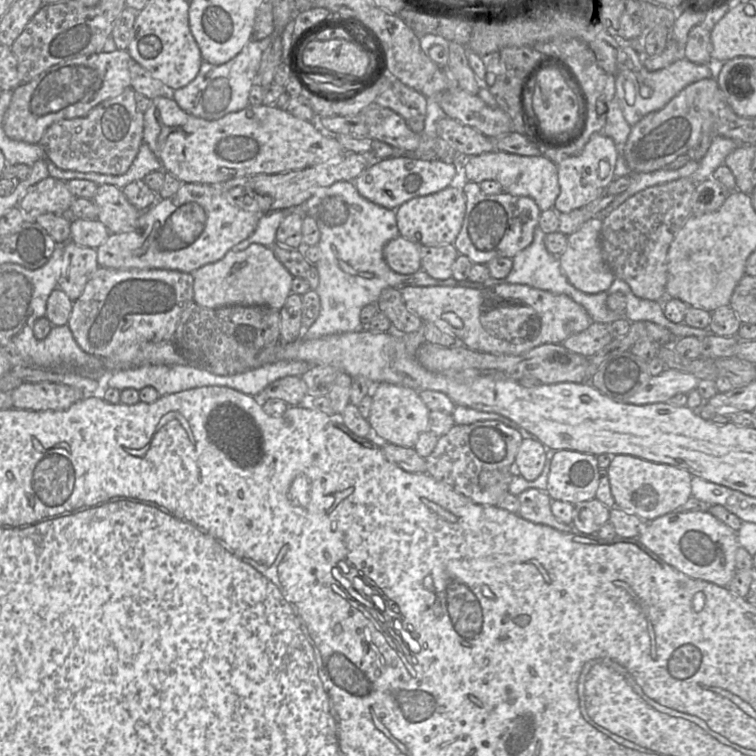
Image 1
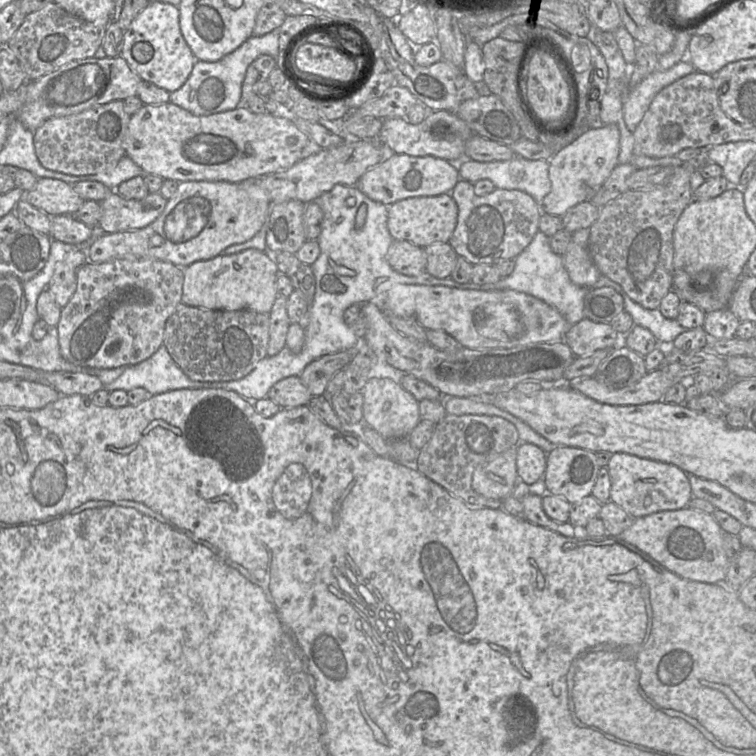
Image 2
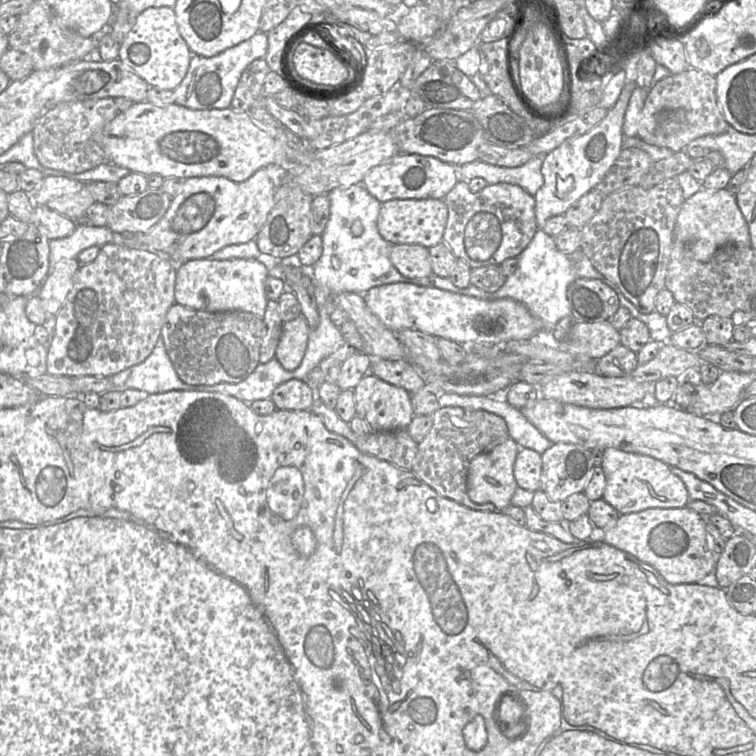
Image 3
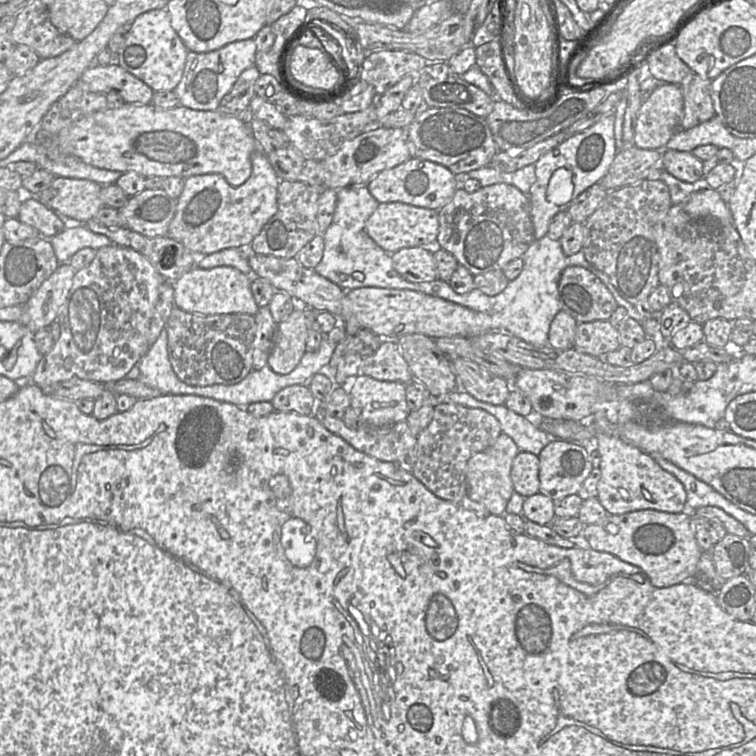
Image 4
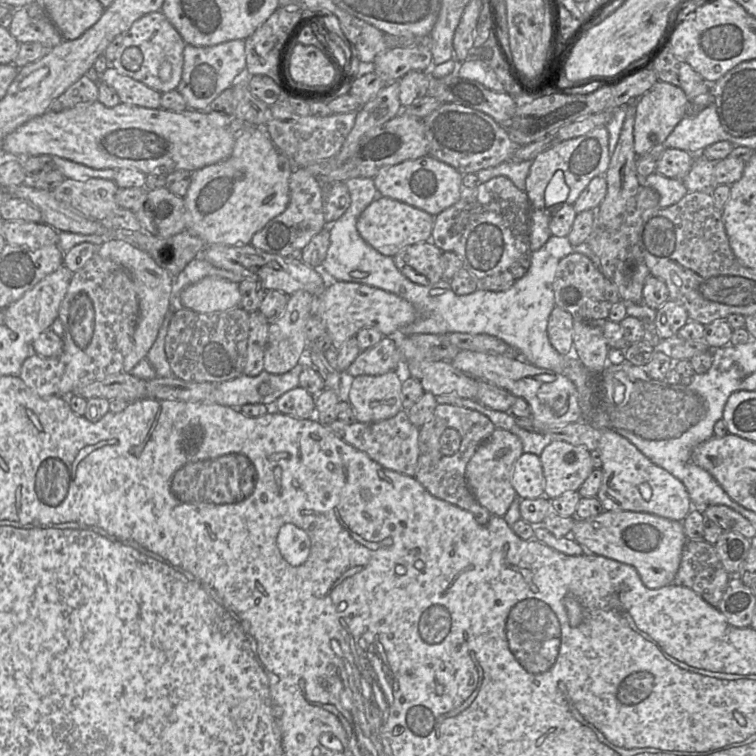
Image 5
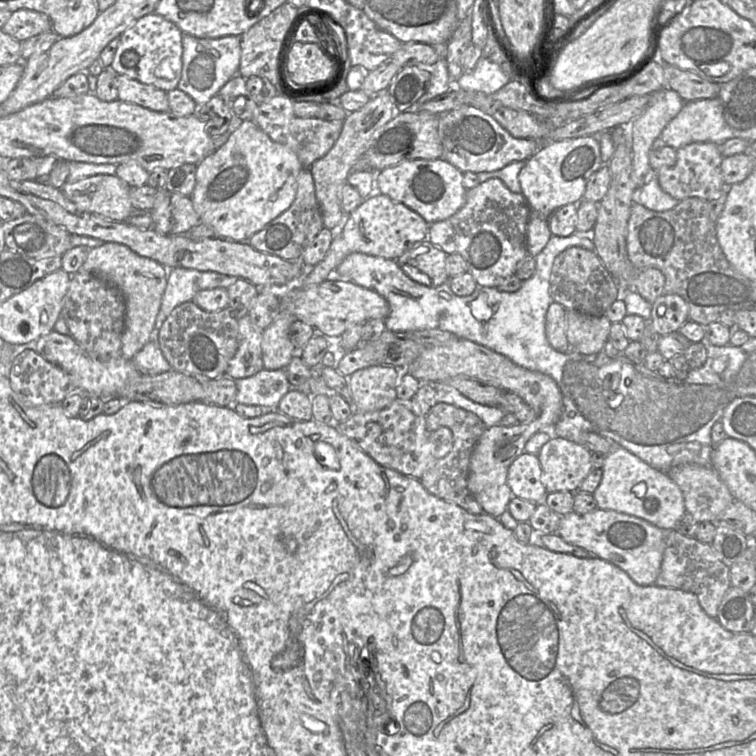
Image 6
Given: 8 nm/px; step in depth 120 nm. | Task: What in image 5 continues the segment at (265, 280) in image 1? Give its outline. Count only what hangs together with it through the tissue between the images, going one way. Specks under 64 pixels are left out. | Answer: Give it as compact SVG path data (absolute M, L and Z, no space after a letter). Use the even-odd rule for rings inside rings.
M207 276L185 287L179 296L179 306L199 313L212 313L239 307L239 284L218 276Z

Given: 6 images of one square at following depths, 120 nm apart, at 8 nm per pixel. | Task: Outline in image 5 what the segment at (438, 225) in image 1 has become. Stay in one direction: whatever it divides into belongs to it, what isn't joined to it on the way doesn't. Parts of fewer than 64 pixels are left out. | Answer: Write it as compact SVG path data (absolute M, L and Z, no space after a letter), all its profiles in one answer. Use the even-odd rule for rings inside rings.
M391 198L374 200L358 217L356 229L360 237L380 254L395 256L403 248L431 241L435 216L406 203Z

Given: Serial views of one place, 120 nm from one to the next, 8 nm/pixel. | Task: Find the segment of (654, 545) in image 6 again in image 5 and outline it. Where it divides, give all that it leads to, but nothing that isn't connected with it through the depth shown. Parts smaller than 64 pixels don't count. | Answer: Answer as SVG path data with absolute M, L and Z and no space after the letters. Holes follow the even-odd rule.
M603 511L595 517L576 519L570 537L582 547L583 553L603 556L630 565L637 571L643 585L650 589L661 588L674 582L687 542L682 522L632 511Z

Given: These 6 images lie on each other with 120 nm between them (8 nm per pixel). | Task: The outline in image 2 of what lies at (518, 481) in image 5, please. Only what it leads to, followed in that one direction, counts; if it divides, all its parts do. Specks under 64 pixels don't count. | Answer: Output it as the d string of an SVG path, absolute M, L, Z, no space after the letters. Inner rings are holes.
M531 443L517 446L516 469L518 479L531 485L541 479L546 470L546 453Z

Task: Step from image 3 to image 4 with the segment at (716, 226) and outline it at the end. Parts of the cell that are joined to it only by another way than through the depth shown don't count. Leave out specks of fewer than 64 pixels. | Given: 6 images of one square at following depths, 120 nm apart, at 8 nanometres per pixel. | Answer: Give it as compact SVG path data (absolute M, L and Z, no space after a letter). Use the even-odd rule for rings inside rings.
M704 188L695 191L681 205L695 220L716 220L720 224L732 223L728 203L721 198L716 189Z

